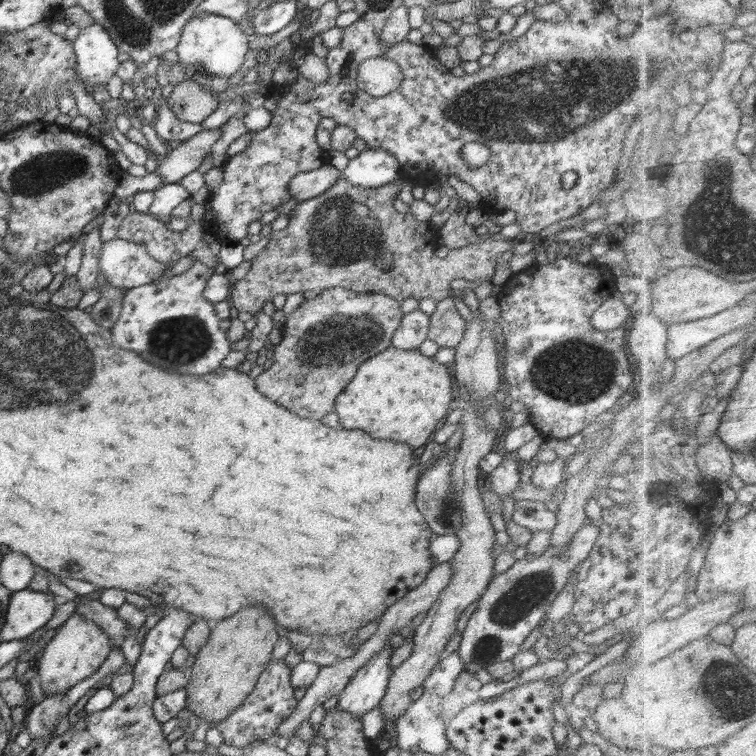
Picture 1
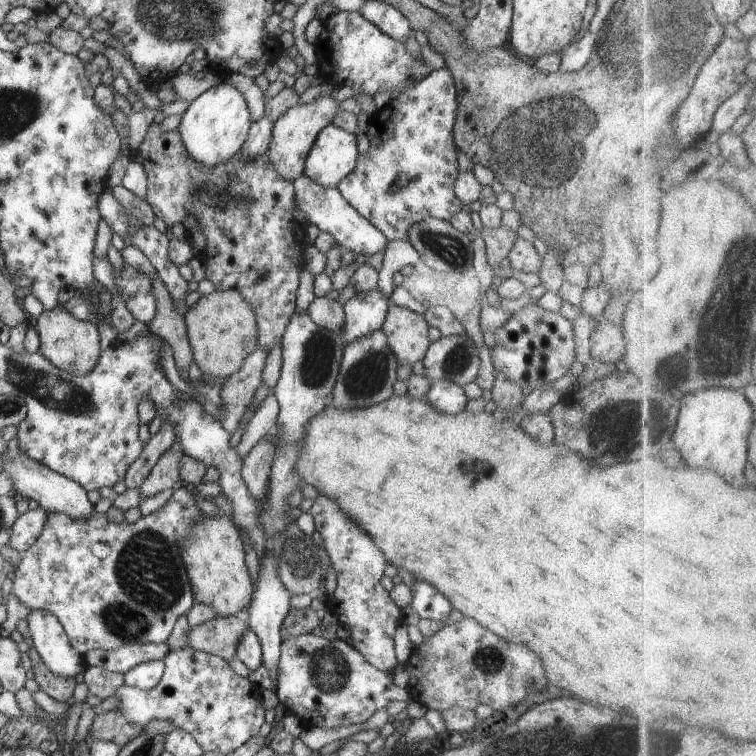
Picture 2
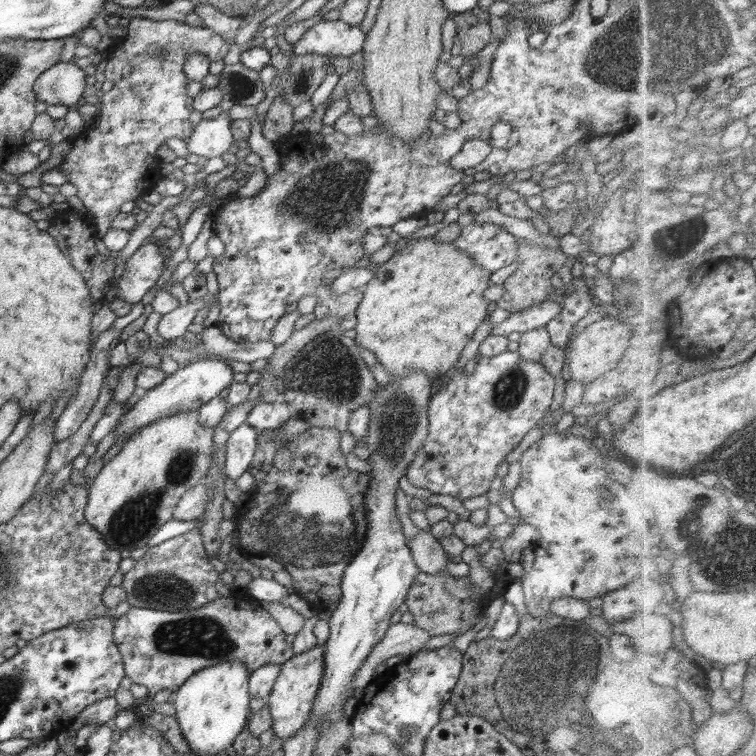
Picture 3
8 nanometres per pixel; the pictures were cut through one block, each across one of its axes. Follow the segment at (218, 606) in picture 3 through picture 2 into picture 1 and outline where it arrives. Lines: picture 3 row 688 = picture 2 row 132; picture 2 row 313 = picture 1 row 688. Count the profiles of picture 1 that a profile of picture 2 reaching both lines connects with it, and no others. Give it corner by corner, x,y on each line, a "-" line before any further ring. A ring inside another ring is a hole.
271,659
242,705
236,707
236,710
232,711
228,717
216,723
215,727
222,734
224,743
243,749
254,741
264,741
276,734
278,726
294,712
298,704
298,700
294,697
294,691
295,689
291,686
291,668
283,659

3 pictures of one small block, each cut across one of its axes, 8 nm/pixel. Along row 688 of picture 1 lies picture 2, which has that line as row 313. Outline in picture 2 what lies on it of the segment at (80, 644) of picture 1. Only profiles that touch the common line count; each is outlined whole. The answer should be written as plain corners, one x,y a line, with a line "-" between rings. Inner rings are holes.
62,304
52,310
44,309
40,317
33,319
33,326
40,338
40,354
58,369
75,376
85,376
101,358
103,351
100,348
98,326
72,316
68,310
62,308

